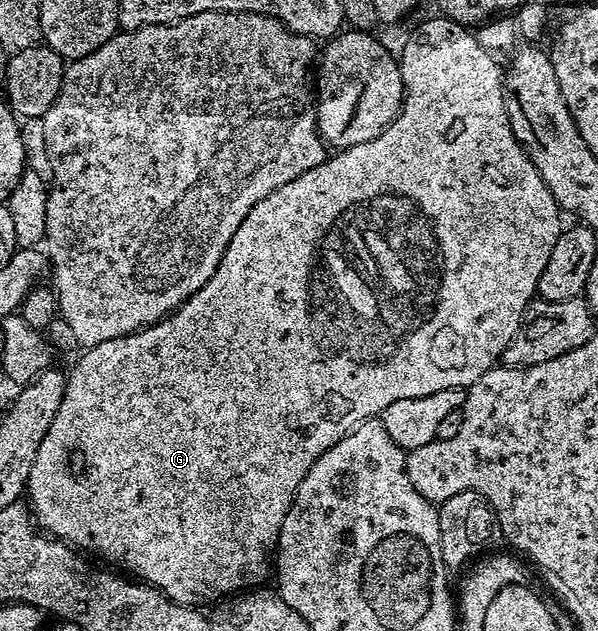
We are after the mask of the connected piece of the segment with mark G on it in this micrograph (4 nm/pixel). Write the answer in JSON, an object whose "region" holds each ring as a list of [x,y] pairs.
{"region":[[[436,17],[419,23],[410,32],[401,54],[399,50],[405,100],[401,103],[401,113],[397,115],[397,119],[378,138],[367,140],[367,144],[344,147],[340,152],[334,153],[337,154],[334,158],[333,155],[326,157],[325,162],[311,168],[311,172],[303,172],[303,176],[295,176],[295,180],[283,184],[283,188],[259,200],[259,204],[255,204],[255,208],[251,208],[251,212],[243,216],[243,224],[239,224],[235,236],[231,236],[231,244],[227,244],[227,252],[223,252],[223,260],[215,276],[211,276],[211,280],[207,280],[207,284],[203,284],[199,292],[192,294],[178,310],[173,311],[169,317],[162,318],[160,322],[145,326],[134,334],[119,336],[115,340],[103,340],[103,344],[88,347],[82,353],[85,355],[78,360],[77,367],[73,371],[71,369],[68,371],[63,404],[59,404],[59,412],[55,412],[55,420],[51,420],[51,428],[47,428],[43,436],[43,444],[39,444],[39,456],[35,456],[35,464],[31,464],[31,476],[27,487],[28,505],[42,531],[48,532],[52,537],[60,538],[63,542],[68,542],[78,551],[94,550],[99,557],[106,558],[109,562],[129,566],[130,575],[149,583],[150,586],[156,586],[158,590],[162,590],[169,598],[183,606],[196,607],[201,604],[197,602],[213,604],[226,596],[260,587],[264,583],[261,581],[271,574],[271,559],[277,548],[283,516],[287,516],[297,495],[299,484],[303,484],[303,476],[307,476],[311,464],[315,464],[315,460],[319,460],[319,456],[323,456],[327,448],[343,440],[343,436],[356,428],[359,423],[380,416],[387,408],[387,404],[395,404],[395,400],[411,400],[411,396],[431,396],[431,392],[443,392],[447,388],[456,390],[468,388],[475,380],[479,380],[481,374],[487,373],[500,363],[501,353],[505,351],[507,344],[511,344],[517,331],[522,329],[525,310],[530,302],[534,301],[539,276],[543,276],[543,268],[547,268],[547,256],[551,256],[551,248],[555,248],[555,240],[559,240],[563,229],[561,223],[563,211],[558,206],[555,196],[551,196],[547,184],[543,184],[543,176],[539,176],[535,164],[525,155],[525,149],[517,143],[516,136],[511,132],[505,103],[505,76],[502,63],[500,66],[493,59],[496,57],[481,45],[476,33],[470,32],[466,27],[460,26],[458,22],[452,22],[447,17]]]}

